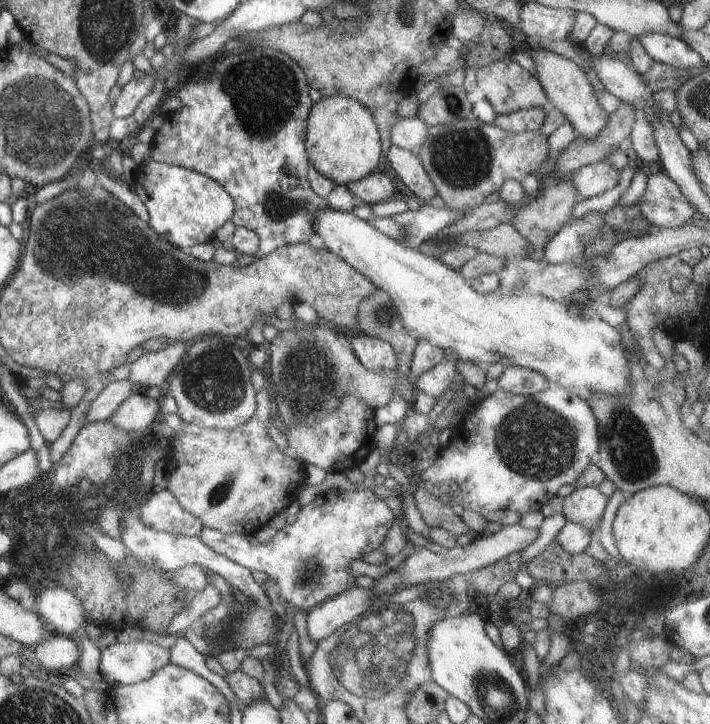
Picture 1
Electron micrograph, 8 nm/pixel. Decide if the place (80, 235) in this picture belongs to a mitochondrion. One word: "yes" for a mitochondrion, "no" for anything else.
yes

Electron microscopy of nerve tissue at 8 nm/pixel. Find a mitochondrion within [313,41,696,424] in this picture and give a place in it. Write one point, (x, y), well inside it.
(461, 157)

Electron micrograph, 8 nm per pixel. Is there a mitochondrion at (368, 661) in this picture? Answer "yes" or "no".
yes

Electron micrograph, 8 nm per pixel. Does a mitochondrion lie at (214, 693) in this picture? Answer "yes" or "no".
no

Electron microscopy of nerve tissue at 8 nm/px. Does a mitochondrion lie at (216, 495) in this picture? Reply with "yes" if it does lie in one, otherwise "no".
yes

